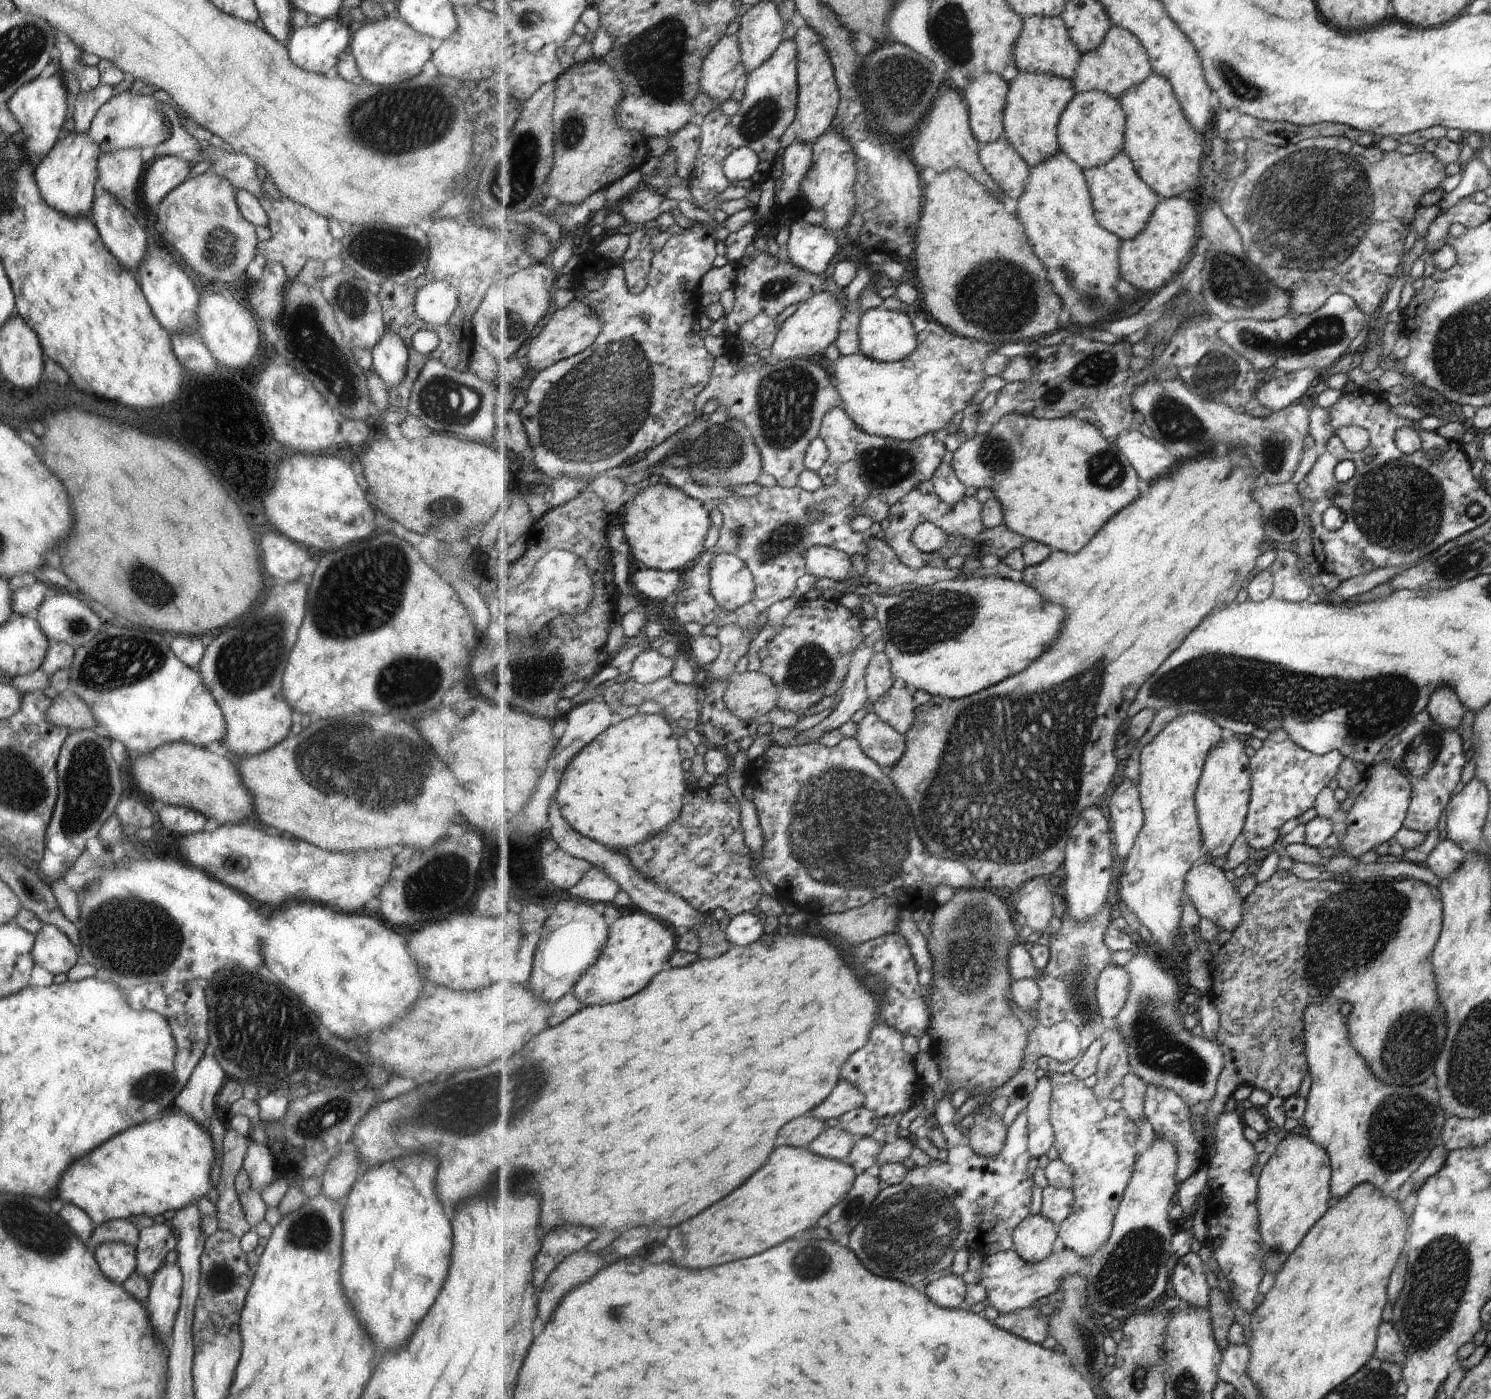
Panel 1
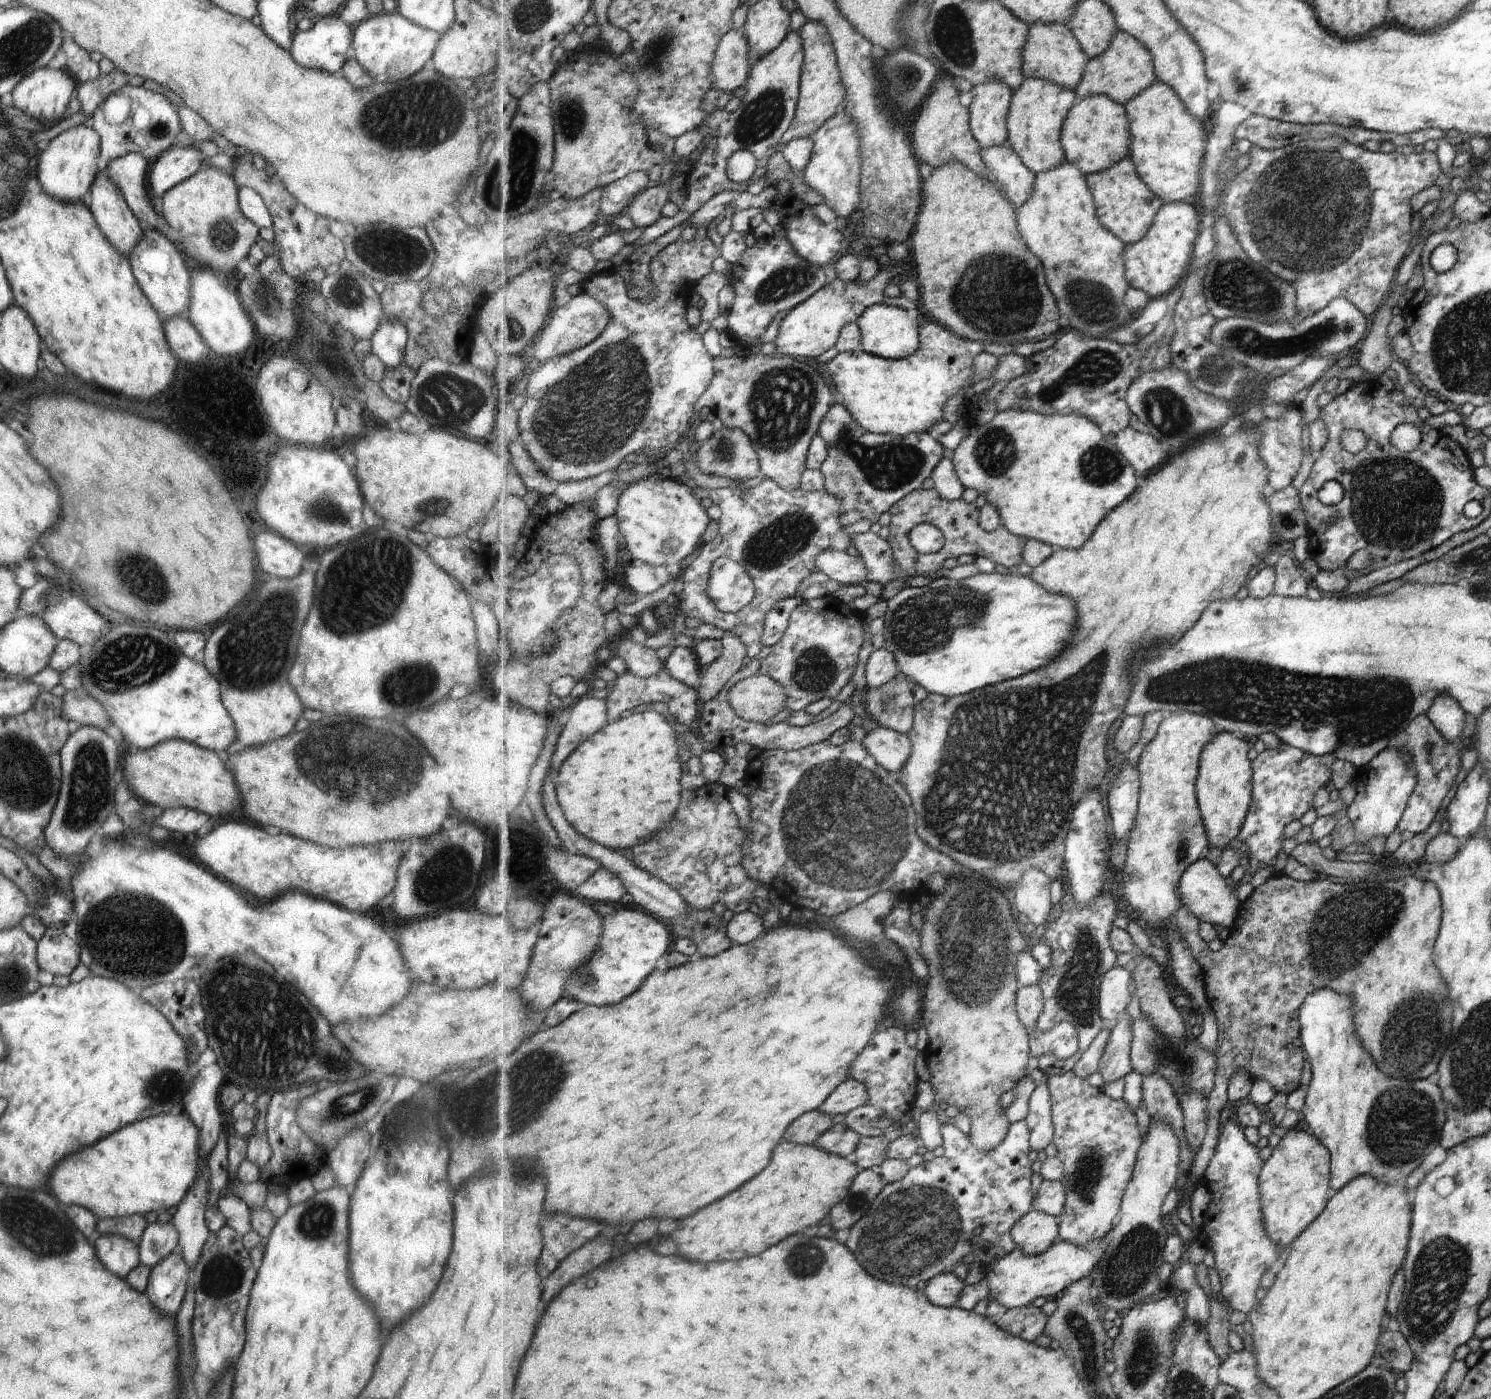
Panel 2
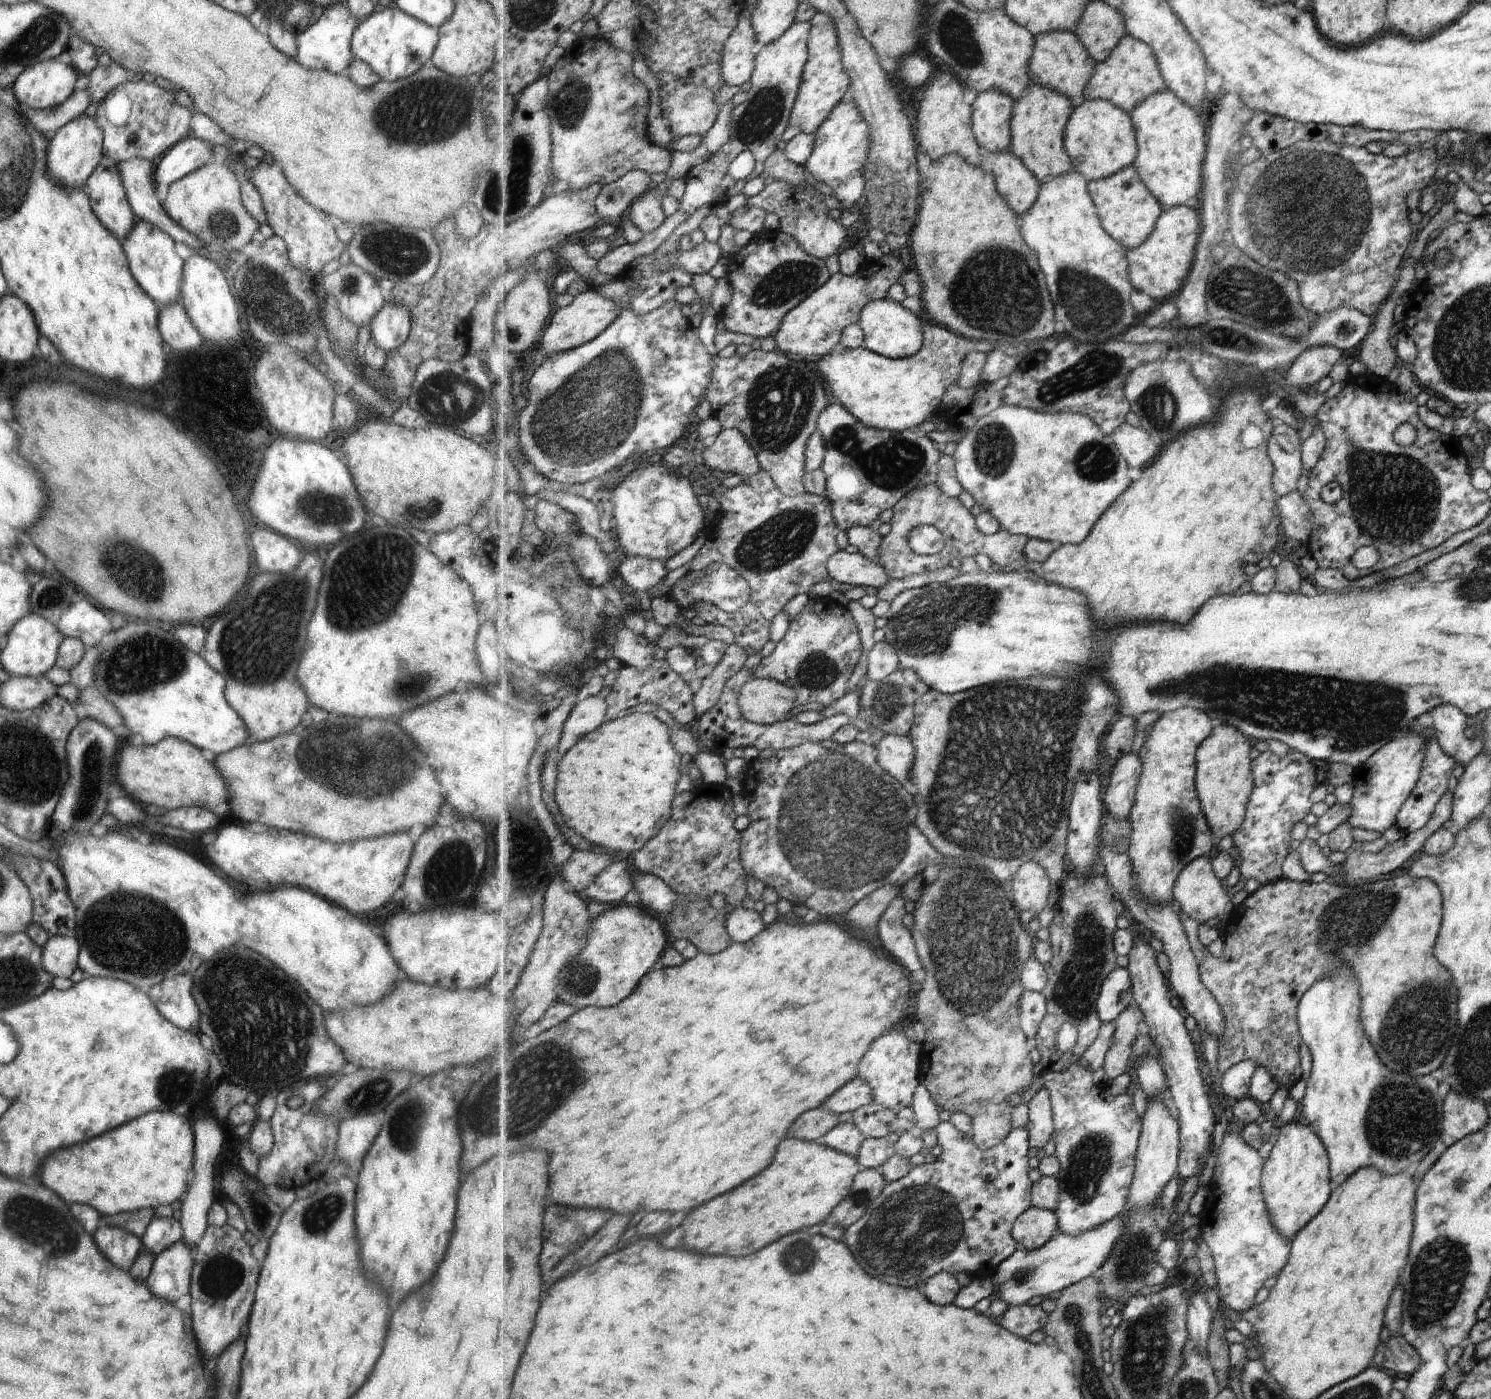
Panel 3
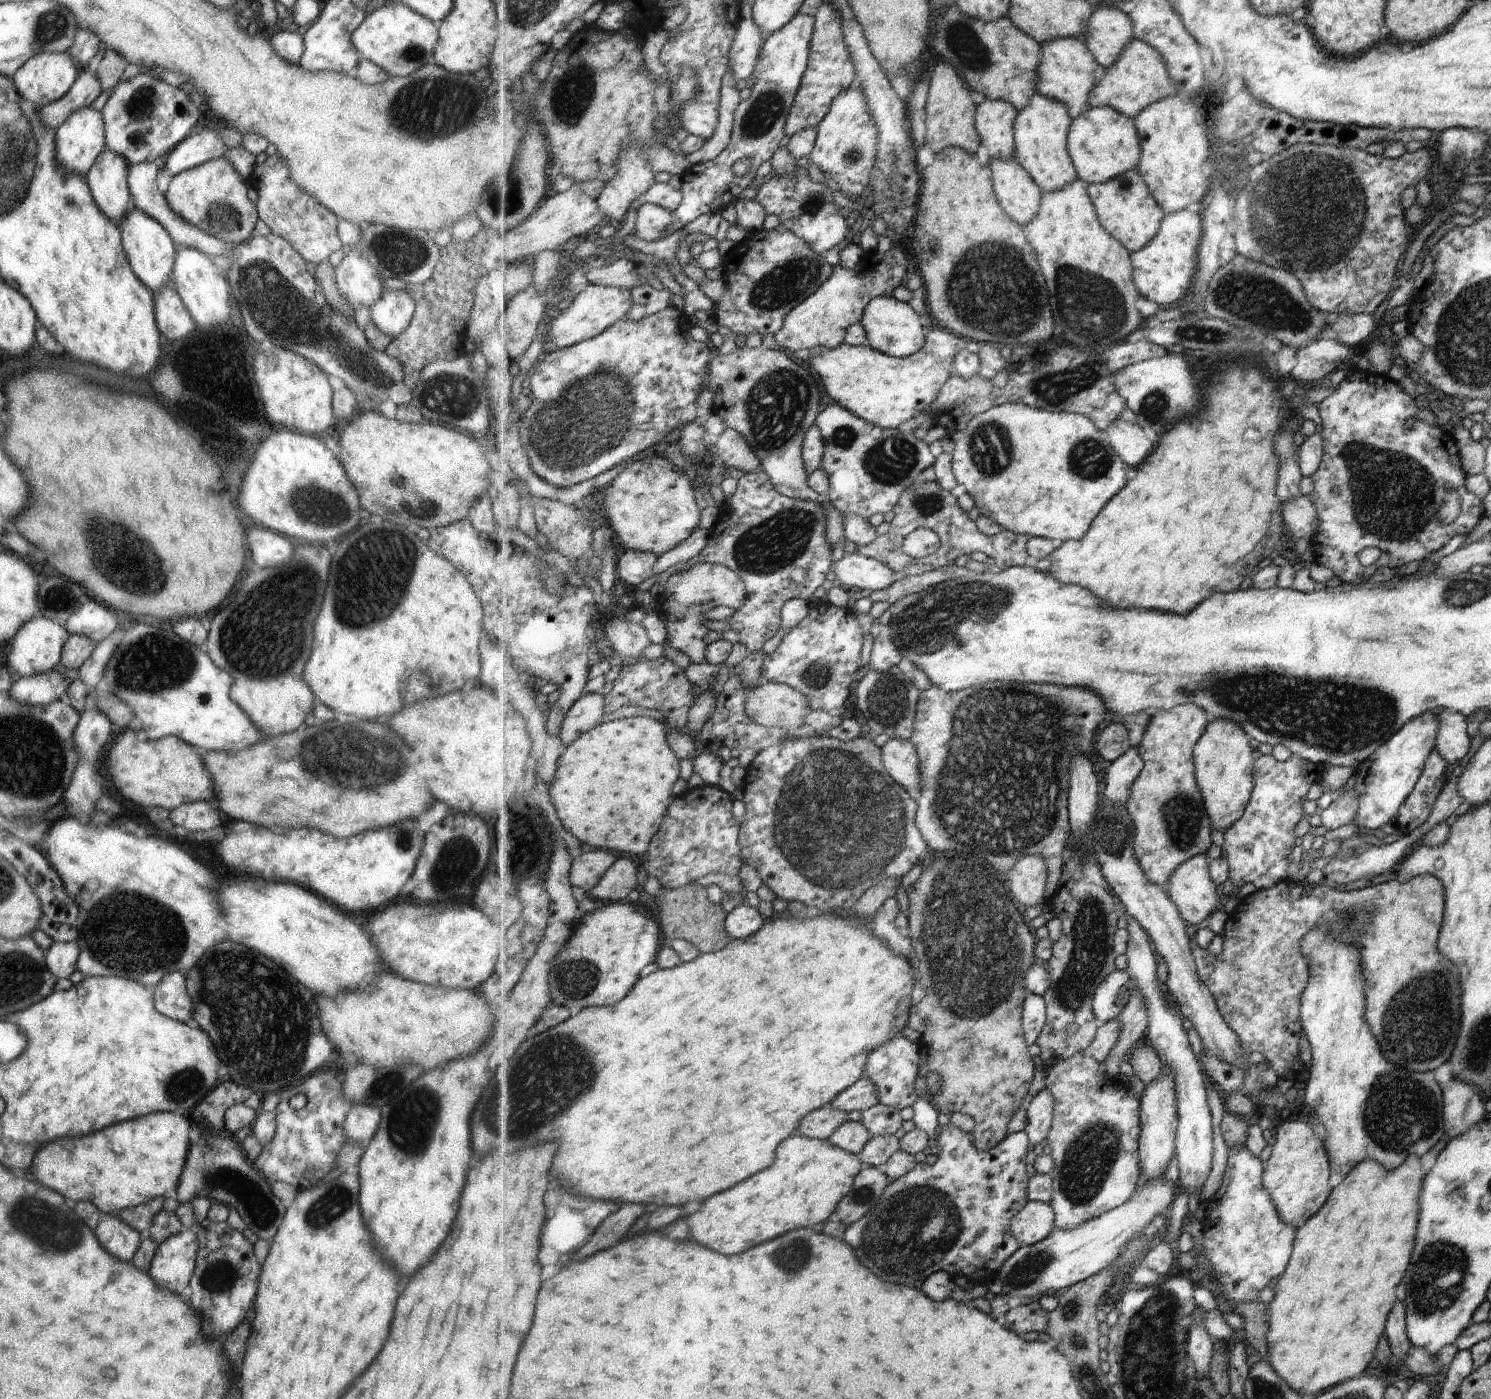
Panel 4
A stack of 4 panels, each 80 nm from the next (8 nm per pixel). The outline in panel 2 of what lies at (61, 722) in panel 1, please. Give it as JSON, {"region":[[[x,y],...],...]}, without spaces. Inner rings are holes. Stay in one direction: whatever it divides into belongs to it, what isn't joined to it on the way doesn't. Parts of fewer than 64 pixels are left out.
{"region":[[[84,687],[66,691],[62,697],[63,715],[70,721],[82,725],[90,725],[99,729],[112,726],[106,709]]]}

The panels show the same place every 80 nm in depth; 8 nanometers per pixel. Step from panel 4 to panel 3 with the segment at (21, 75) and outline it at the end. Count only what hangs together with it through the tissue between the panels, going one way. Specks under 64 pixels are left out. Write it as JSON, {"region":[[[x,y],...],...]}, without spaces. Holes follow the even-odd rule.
{"region":[[[55,59],[38,61],[13,82],[14,102],[36,110],[62,104],[80,82],[80,74],[72,64]]]}

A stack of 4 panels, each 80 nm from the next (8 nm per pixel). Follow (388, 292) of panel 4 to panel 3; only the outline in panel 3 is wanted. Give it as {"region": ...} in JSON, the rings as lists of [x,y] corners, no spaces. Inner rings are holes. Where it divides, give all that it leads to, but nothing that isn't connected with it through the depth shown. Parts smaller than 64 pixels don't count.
{"region":[[[388,301],[376,313],[370,323],[371,336],[387,354],[400,346],[411,329],[410,307],[404,303]]]}

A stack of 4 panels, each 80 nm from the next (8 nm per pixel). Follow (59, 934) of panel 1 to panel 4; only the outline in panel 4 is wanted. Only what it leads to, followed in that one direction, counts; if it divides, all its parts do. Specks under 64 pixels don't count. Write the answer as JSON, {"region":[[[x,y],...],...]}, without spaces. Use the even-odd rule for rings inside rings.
{"region":[[[53,941],[45,952],[45,961],[50,972],[57,978],[70,978],[77,970],[79,946],[75,941]]]}

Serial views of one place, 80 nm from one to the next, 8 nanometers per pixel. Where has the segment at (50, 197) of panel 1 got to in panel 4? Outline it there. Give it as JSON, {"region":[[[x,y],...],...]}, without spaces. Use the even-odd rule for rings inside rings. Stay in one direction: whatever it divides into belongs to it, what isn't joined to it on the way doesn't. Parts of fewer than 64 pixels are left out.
{"region":[[[92,105],[74,111],[57,128],[55,134],[55,159],[68,171],[84,176],[97,156],[106,148],[103,114]]]}

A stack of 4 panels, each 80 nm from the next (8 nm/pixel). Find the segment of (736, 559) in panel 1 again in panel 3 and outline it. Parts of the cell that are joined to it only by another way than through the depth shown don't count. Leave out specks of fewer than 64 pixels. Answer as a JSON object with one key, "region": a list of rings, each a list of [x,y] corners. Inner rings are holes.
{"region":[[[714,563],[703,571],[692,571],[678,576],[675,586],[669,593],[681,606],[682,618],[689,608],[695,608],[698,603],[716,605],[729,613],[743,609],[753,597],[753,590],[747,578],[744,578],[733,566],[726,563]]]}

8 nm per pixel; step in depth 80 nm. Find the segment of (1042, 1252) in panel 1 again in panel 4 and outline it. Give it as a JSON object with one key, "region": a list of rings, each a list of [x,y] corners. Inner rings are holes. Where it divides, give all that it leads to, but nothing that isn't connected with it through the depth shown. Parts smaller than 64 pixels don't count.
{"region":[[[1030,1201],[1013,1220],[1013,1231],[1025,1245],[1045,1241],[1057,1228],[1057,1214],[1052,1203]]]}

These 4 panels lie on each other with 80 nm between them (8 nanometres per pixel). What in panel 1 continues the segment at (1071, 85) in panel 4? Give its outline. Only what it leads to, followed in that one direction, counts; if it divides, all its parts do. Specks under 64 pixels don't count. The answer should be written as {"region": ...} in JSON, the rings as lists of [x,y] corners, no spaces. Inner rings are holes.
{"region":[[[1024,17],[1025,30],[1015,49],[1019,68],[1024,73],[1046,73],[1074,82],[1078,76],[1083,52],[1062,17]]]}

